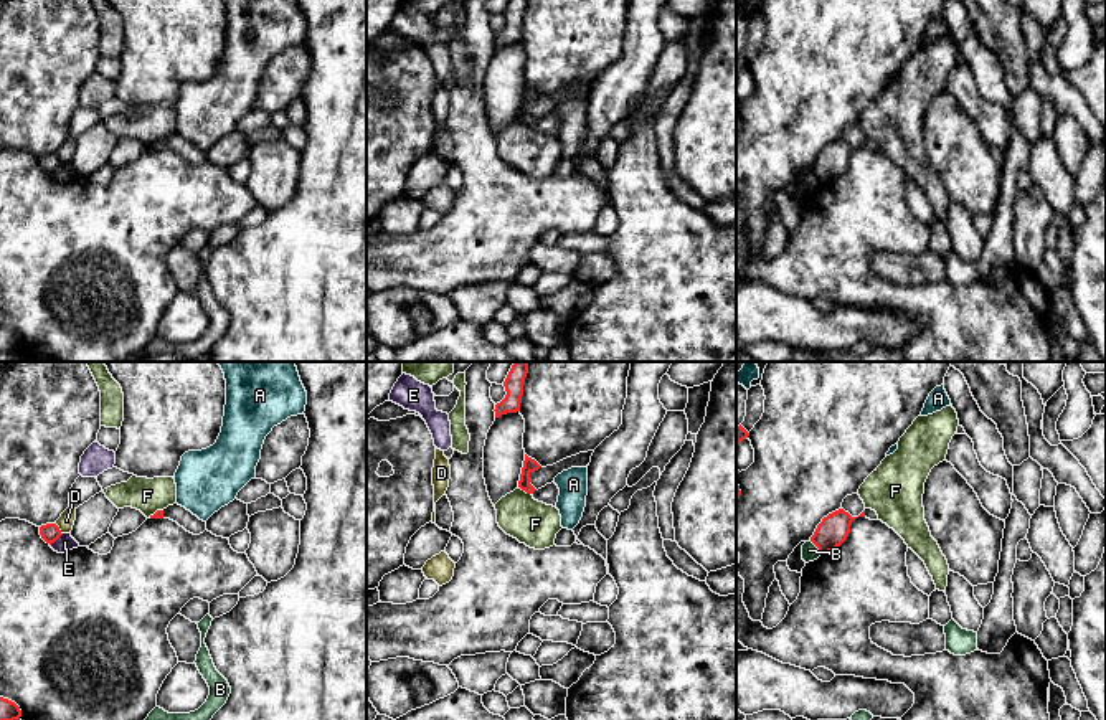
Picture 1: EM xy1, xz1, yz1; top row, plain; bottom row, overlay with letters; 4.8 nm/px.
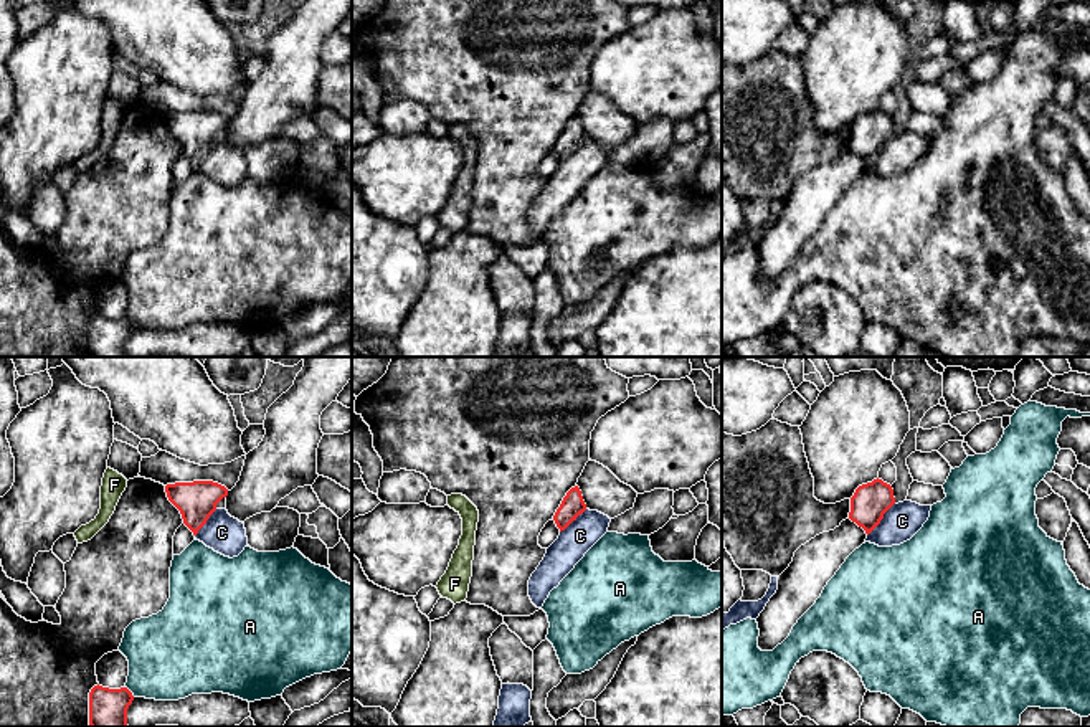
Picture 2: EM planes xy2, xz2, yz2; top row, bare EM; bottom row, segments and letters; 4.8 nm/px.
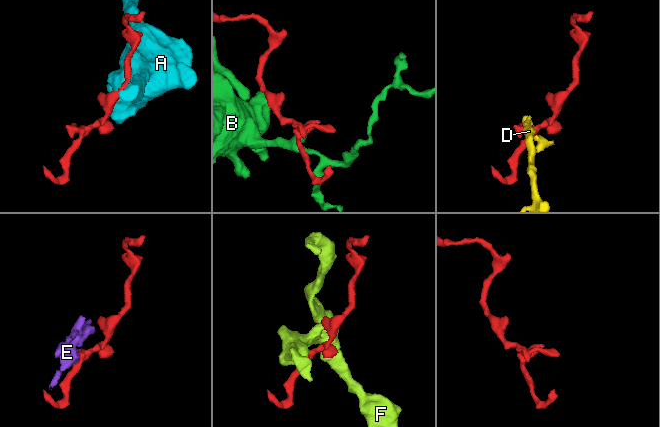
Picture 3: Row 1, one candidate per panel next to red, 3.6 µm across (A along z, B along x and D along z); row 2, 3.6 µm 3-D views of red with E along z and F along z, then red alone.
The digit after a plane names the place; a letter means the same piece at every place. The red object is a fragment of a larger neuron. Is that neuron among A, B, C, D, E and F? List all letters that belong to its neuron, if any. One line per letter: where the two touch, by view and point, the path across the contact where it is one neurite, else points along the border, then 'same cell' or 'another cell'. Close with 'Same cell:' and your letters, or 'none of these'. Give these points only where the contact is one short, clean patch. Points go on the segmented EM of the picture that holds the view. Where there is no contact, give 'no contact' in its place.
A: meets red in xy2 at (127, 689); another cell
B: meets red in yz1 at (816, 545); border along yz1 (809, 540), (821, 554); another cell
C: meets red in yz2 at (882, 517); border along yz2 (894, 503), (867, 536); another cell
D: meets red in xy1 at (58, 529); another cell
E: meets red in xy1 at (56, 539); another cell
F: meets red in xz1 at (525, 491); another cell
Same cell: none of these

